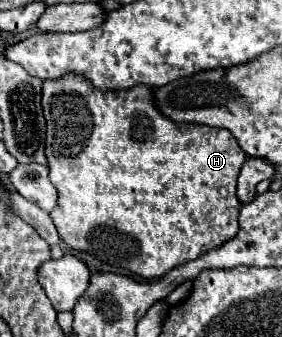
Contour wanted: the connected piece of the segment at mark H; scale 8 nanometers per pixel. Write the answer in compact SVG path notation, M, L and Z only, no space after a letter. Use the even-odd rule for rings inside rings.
M67 75L59 81L42 82L41 105L45 121L47 121L47 141L45 141L45 155L49 161L49 179L55 185L59 199L55 209L49 213L51 221L57 227L59 237L65 241L75 251L85 251L93 257L97 257L103 263L127 269L147 281L159 279L171 269L185 265L203 253L217 249L231 237L235 237L239 225L237 225L237 215L241 209L241 203L235 197L235 187L237 187L237 177L241 171L241 165L245 161L243 149L235 143L235 137L227 129L217 129L217 127L207 127L207 125L189 125L189 123L175 123L167 117L163 117L151 99L151 87L147 85L135 85L133 89L127 91L99 91L95 85L91 85L87 79L79 75Z

